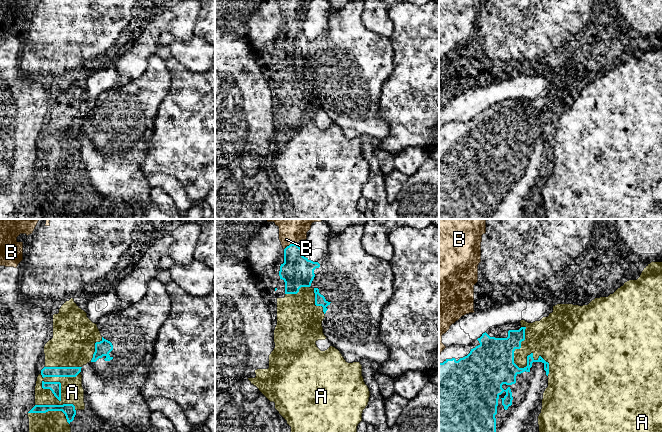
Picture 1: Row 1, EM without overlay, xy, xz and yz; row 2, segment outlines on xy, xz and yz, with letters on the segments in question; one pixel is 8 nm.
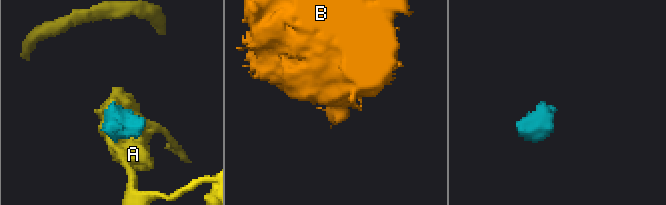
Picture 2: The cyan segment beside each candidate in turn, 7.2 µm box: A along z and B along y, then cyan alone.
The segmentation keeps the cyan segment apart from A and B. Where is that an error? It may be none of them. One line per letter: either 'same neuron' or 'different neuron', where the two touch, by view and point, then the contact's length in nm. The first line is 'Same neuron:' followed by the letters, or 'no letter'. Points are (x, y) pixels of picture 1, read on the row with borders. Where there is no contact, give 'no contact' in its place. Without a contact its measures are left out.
Same neuron: no letter
A: different neuron; meets cyan in yz at (522, 368); contact 460 nm long
B: different neuron; meets cyan in xz at (290, 244); contact 120 nm long

